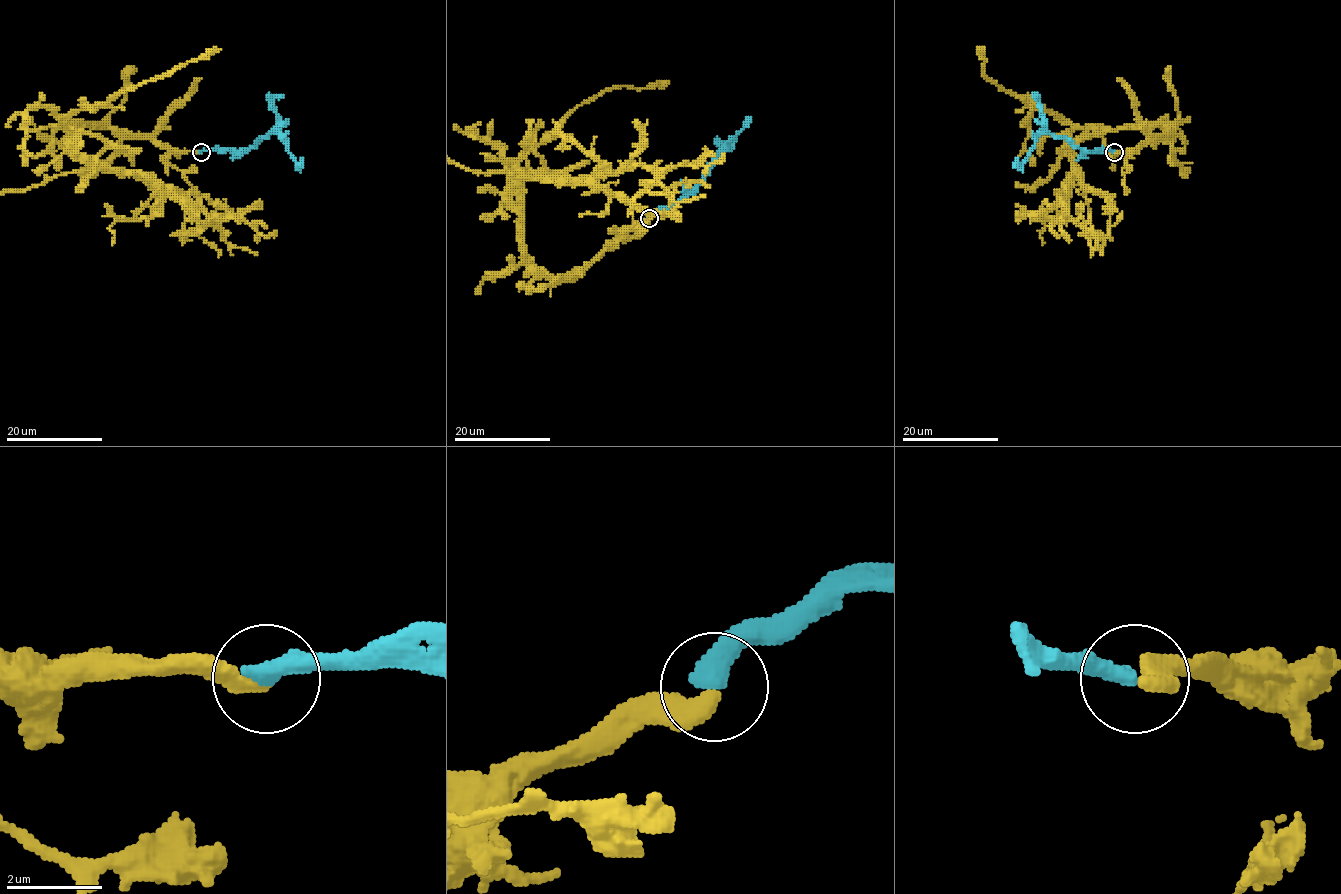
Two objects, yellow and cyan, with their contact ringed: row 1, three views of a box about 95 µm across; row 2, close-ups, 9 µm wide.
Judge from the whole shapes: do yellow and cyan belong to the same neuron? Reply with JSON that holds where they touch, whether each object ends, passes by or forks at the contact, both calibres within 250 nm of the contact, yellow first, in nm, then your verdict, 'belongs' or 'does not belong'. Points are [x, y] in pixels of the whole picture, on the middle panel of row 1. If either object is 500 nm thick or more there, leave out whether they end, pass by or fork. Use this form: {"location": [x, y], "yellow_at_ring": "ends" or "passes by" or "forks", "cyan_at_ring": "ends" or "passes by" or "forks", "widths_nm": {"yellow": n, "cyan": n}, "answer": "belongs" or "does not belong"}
{"location": [649, 218], "yellow_at_ring": "ends", "cyan_at_ring": "ends", "widths_nm": {"yellow": 400, "cyan": 440}, "answer": "belongs"}

